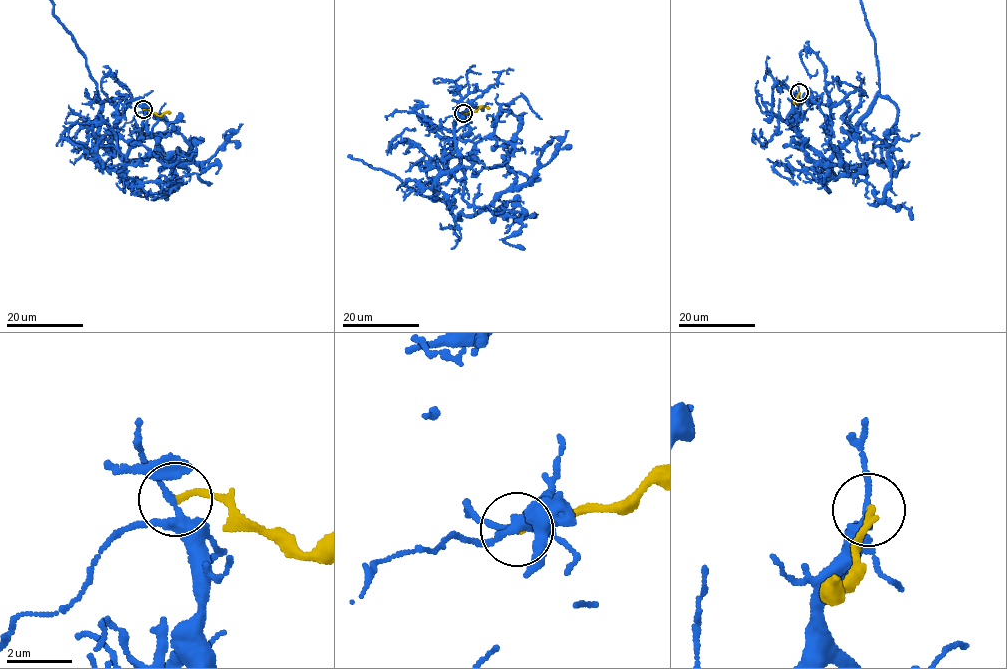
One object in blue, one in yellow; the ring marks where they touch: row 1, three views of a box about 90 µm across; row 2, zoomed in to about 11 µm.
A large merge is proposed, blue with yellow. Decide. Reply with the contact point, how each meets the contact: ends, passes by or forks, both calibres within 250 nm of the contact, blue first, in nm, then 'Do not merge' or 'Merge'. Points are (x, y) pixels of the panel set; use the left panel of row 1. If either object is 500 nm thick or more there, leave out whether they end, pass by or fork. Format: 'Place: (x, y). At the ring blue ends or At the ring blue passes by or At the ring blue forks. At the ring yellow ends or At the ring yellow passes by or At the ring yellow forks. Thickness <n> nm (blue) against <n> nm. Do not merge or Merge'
Place: (143, 109). At the ring blue forks. At the ring yellow ends. Thickness 220 nm (blue) against 190 nm. Do not merge

